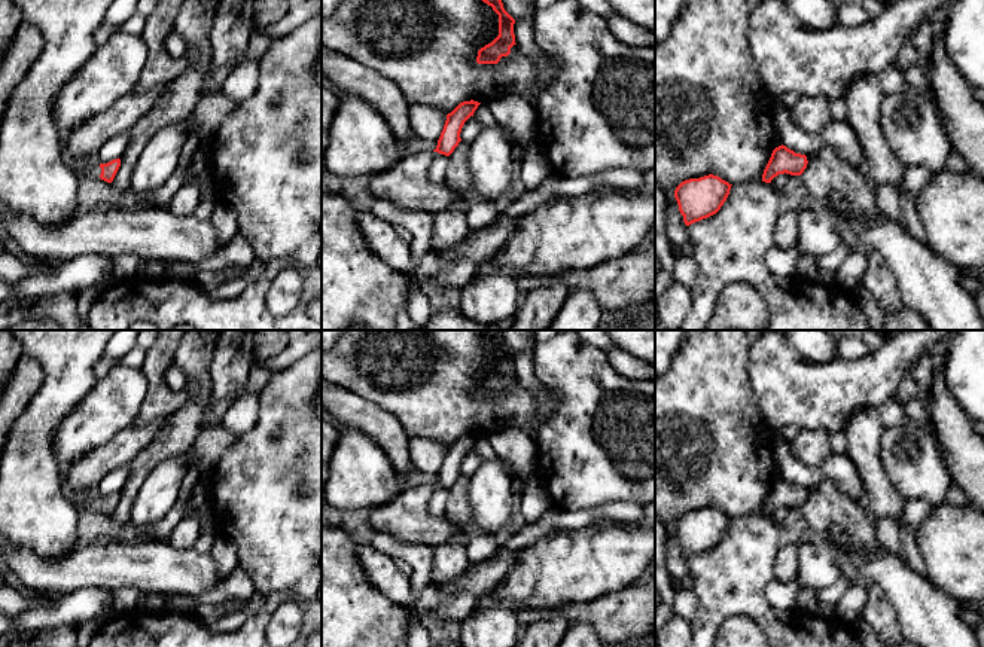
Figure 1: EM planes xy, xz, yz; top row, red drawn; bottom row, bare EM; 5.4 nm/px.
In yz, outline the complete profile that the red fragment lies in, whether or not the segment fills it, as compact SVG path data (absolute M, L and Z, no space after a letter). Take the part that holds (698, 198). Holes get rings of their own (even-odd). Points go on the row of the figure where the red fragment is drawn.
M713 174L682 181L674 190L674 198L685 225L716 214L726 201L731 186Z

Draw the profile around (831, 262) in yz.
M840 242L840 245L820 257L816 257L816 263L819 268L819 272L837 272L841 263L846 260L846 257L853 251L854 248L847 245L846 242Z

